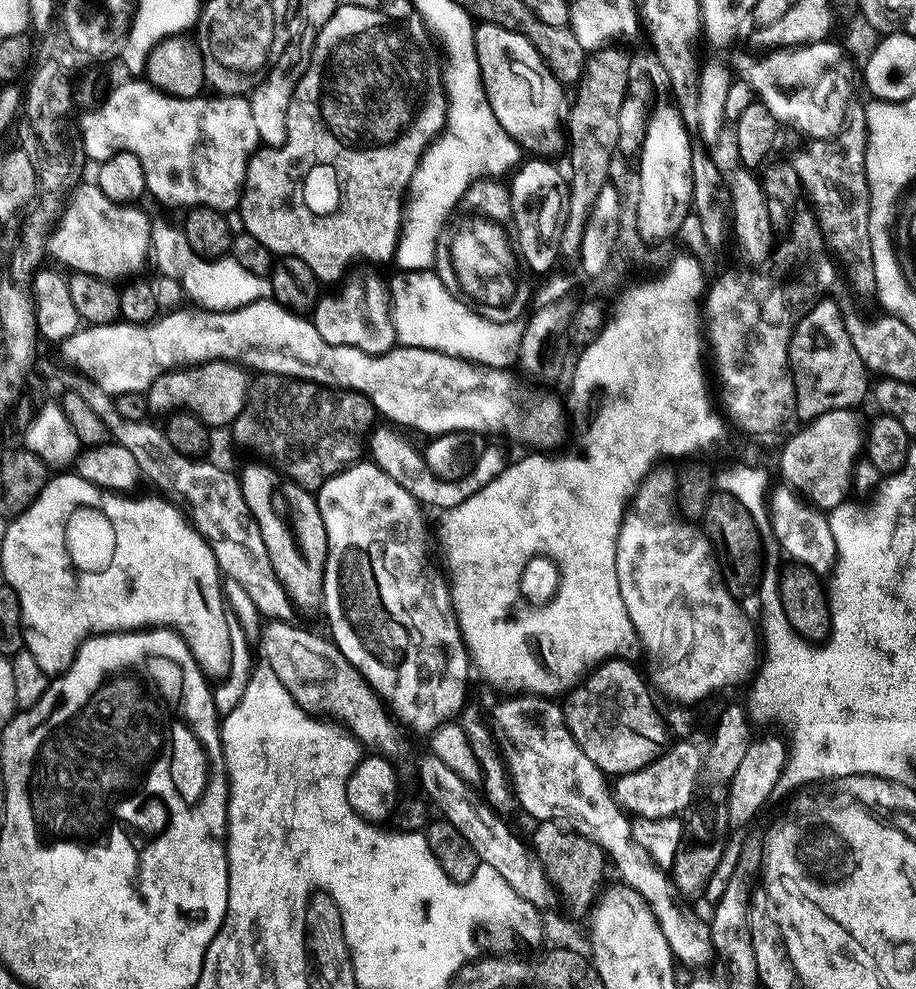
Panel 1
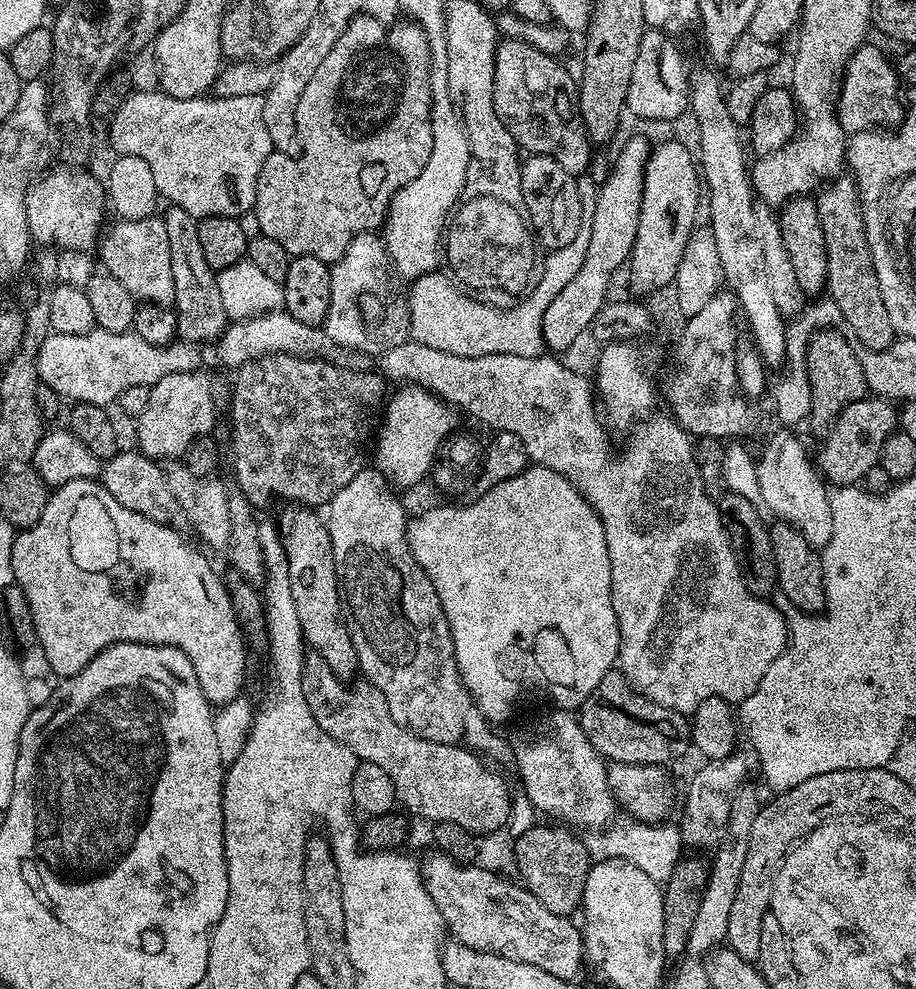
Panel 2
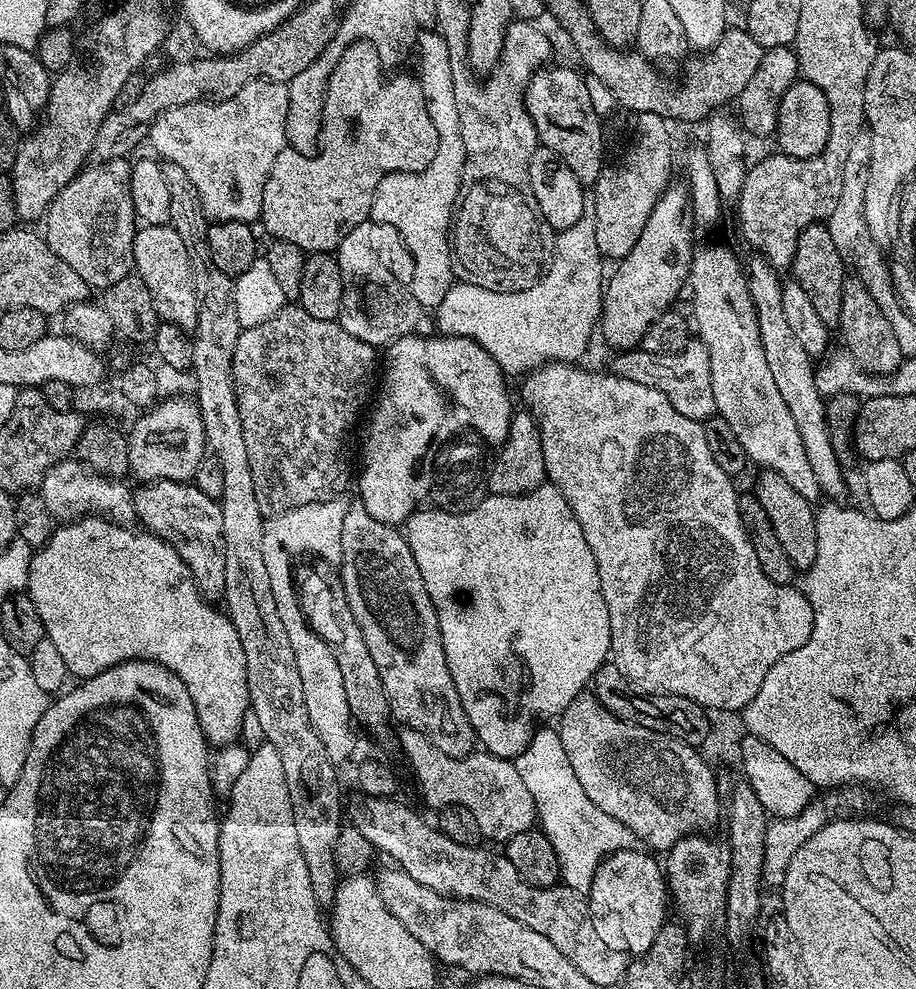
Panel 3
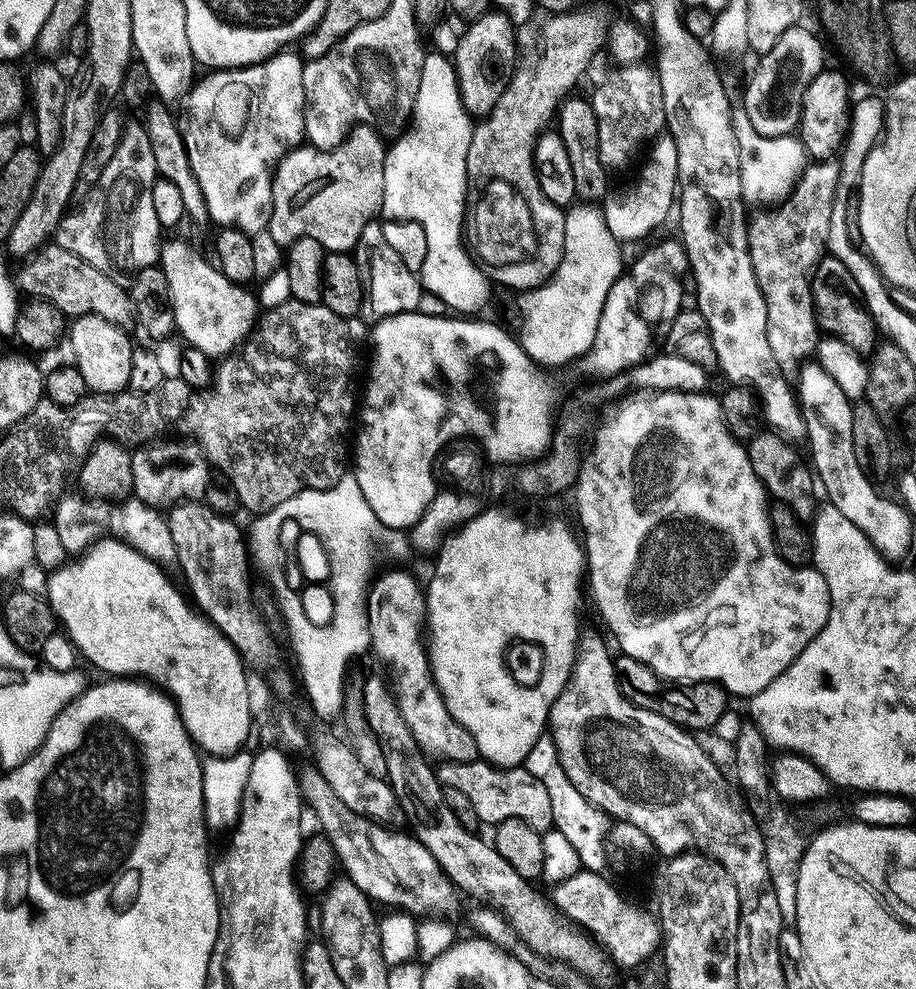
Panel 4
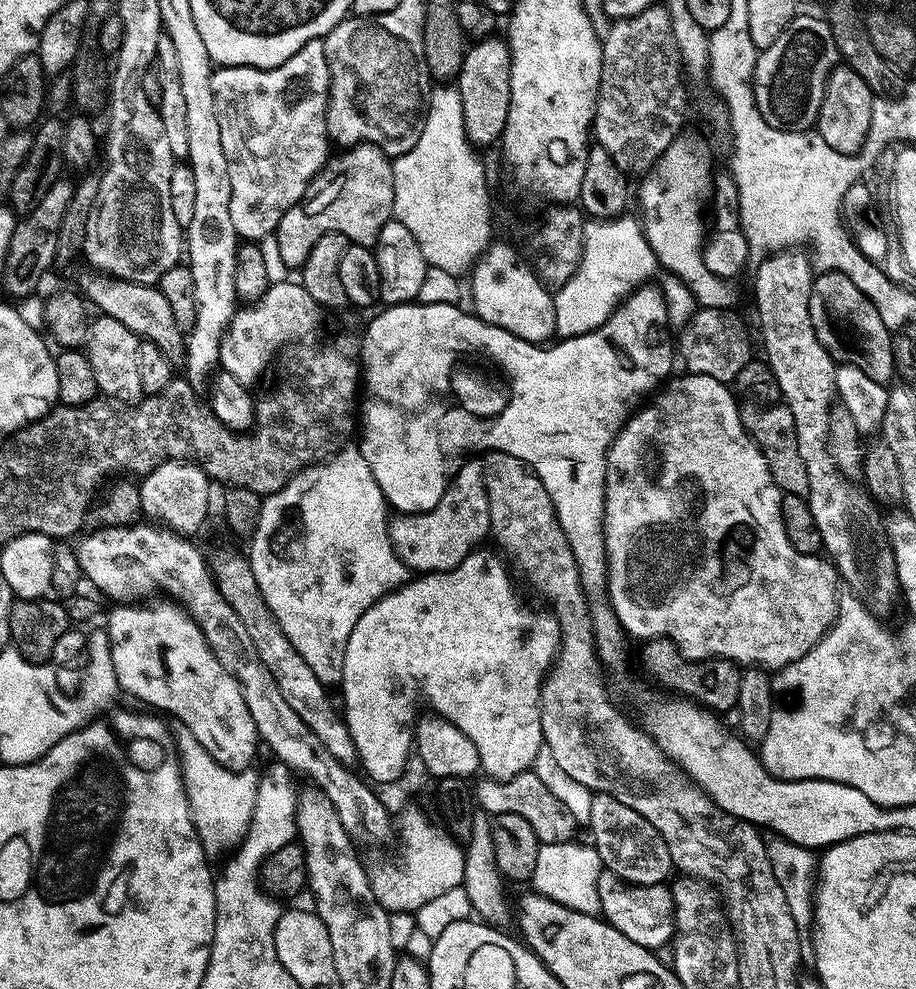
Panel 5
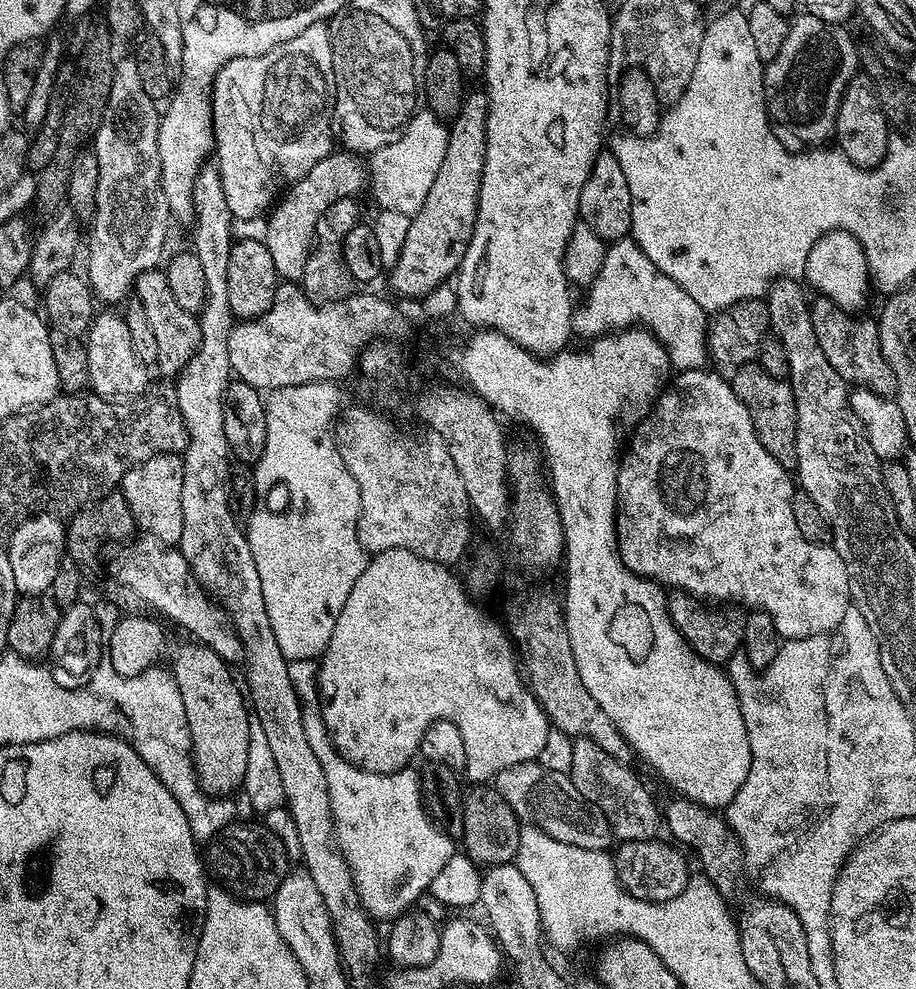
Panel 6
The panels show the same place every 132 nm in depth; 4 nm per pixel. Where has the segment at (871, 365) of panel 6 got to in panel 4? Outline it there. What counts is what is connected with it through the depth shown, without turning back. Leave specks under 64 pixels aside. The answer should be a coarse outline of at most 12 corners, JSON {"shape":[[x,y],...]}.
{"shape":[[831,254],[812,275],[821,333],[871,357],[876,323]]}

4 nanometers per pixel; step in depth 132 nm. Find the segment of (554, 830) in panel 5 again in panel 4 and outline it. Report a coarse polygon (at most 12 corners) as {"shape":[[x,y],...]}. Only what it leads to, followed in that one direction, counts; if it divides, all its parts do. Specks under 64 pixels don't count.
{"shape":[[441,763],[445,788],[495,826],[553,827],[550,794],[523,766]]}

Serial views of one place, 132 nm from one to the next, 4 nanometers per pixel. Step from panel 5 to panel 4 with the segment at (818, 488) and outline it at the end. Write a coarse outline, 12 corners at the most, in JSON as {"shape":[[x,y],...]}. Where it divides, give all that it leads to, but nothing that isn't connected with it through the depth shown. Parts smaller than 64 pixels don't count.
{"shape":[[809,163],[748,222],[774,362],[789,378],[818,343],[812,275],[841,165]]}

